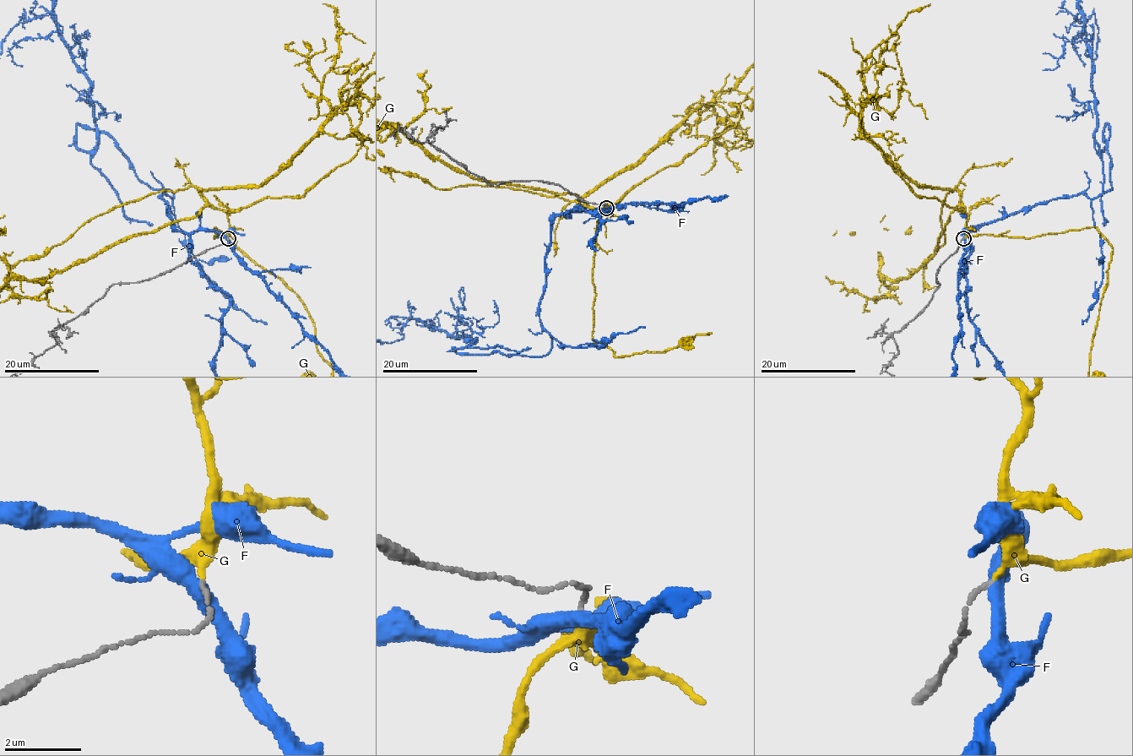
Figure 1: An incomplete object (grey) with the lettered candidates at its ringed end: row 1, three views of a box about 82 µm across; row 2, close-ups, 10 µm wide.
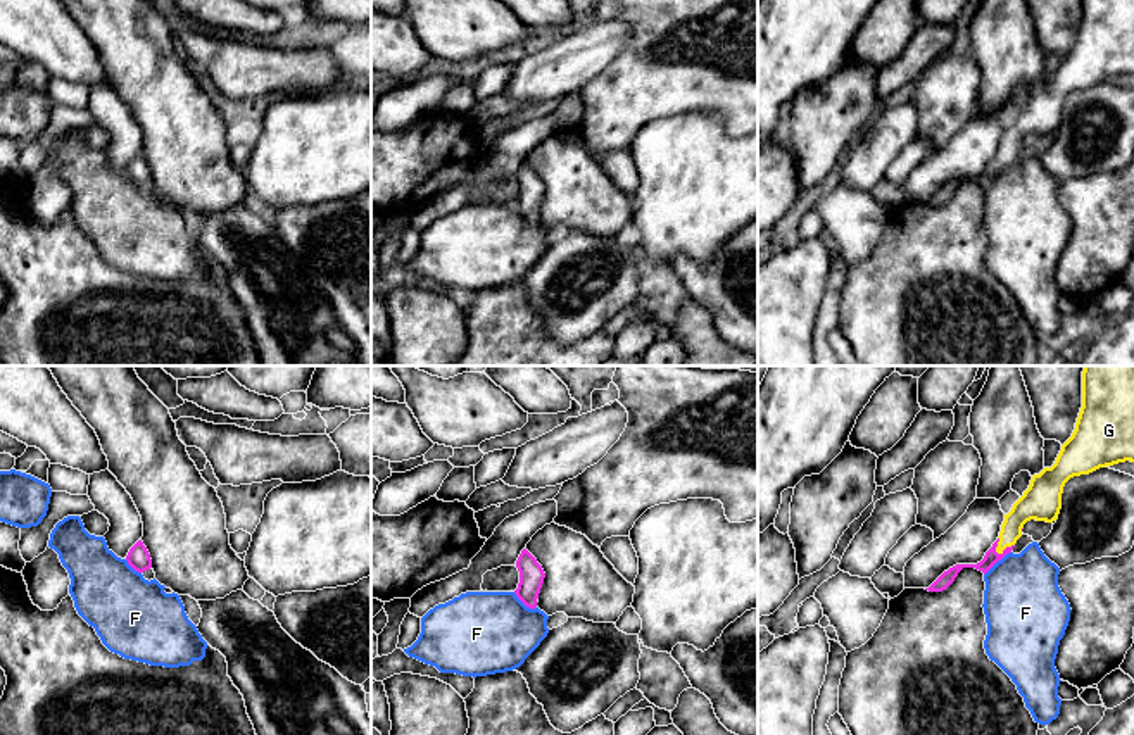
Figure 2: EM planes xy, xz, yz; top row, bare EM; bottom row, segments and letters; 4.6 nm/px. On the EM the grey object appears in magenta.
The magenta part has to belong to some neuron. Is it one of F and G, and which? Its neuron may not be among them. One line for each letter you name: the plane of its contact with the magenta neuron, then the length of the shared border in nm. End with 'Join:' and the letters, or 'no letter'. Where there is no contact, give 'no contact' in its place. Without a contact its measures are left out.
G: meets magenta in yz; contact 100 nm long
Join: G

